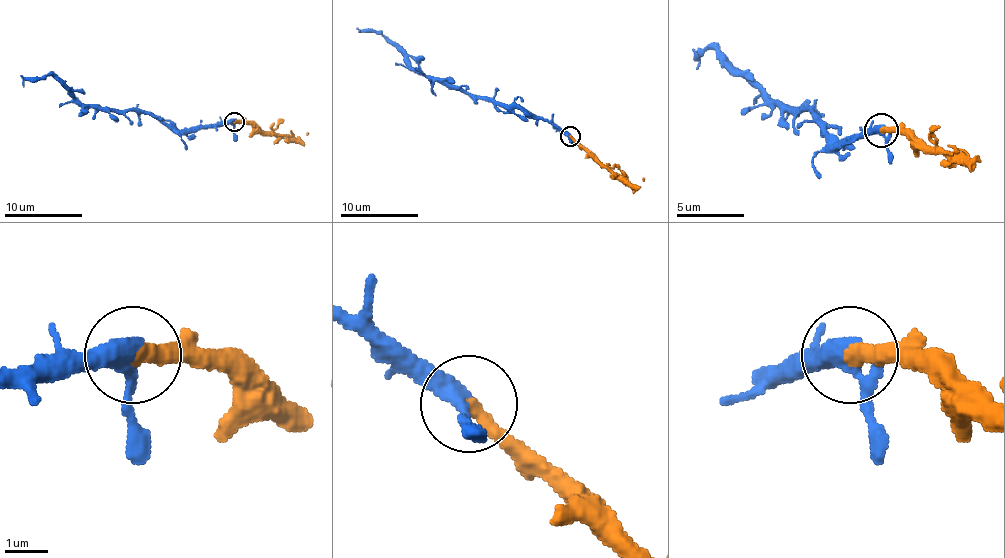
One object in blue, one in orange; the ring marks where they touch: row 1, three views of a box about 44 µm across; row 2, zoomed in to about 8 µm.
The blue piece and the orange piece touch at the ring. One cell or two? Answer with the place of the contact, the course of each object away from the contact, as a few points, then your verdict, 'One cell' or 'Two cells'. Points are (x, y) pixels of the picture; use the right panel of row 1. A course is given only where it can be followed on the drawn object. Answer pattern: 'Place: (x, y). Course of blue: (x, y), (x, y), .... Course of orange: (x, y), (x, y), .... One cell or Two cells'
Place: (881, 130). Course of blue: (882, 129), (869, 129), (838, 143), (808, 109), (784, 109), (714, 48), (700, 55), (697, 68). Course of orange: (882, 129), (906, 129), (926, 146), (953, 159), (970, 159), (953, 149). One cell

